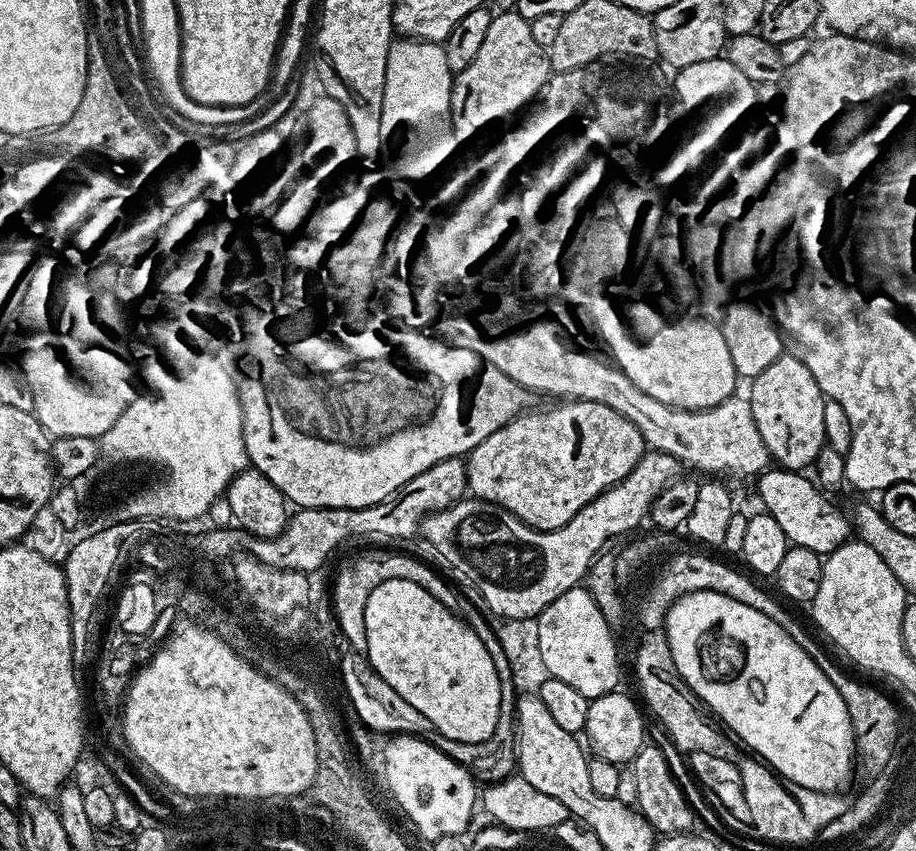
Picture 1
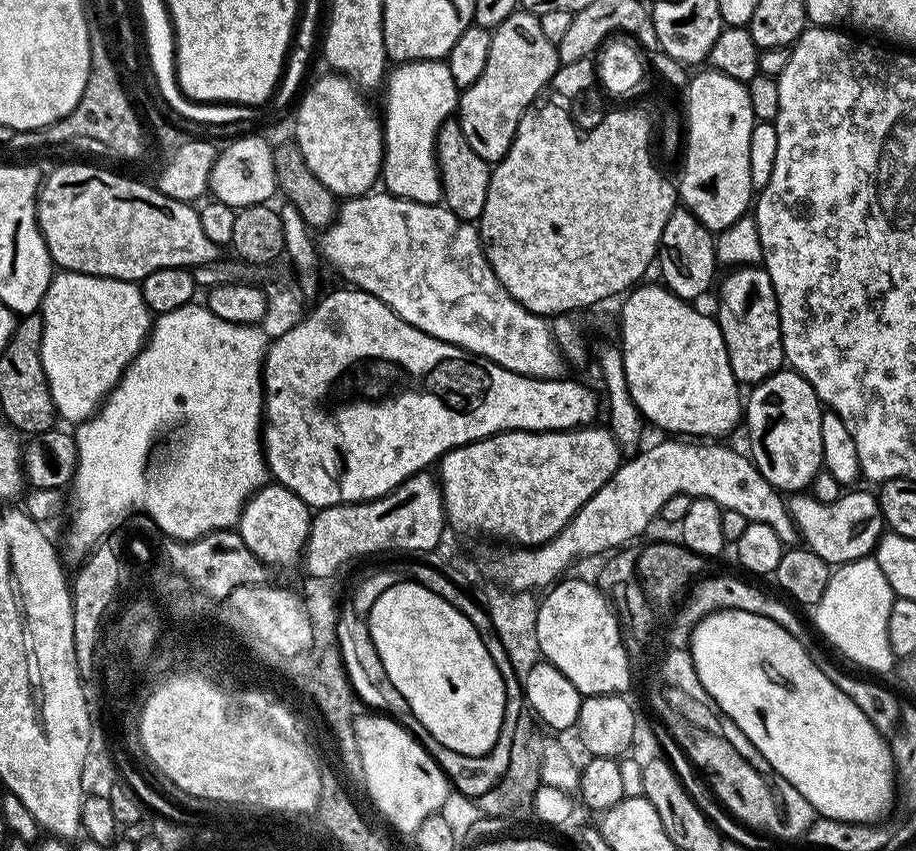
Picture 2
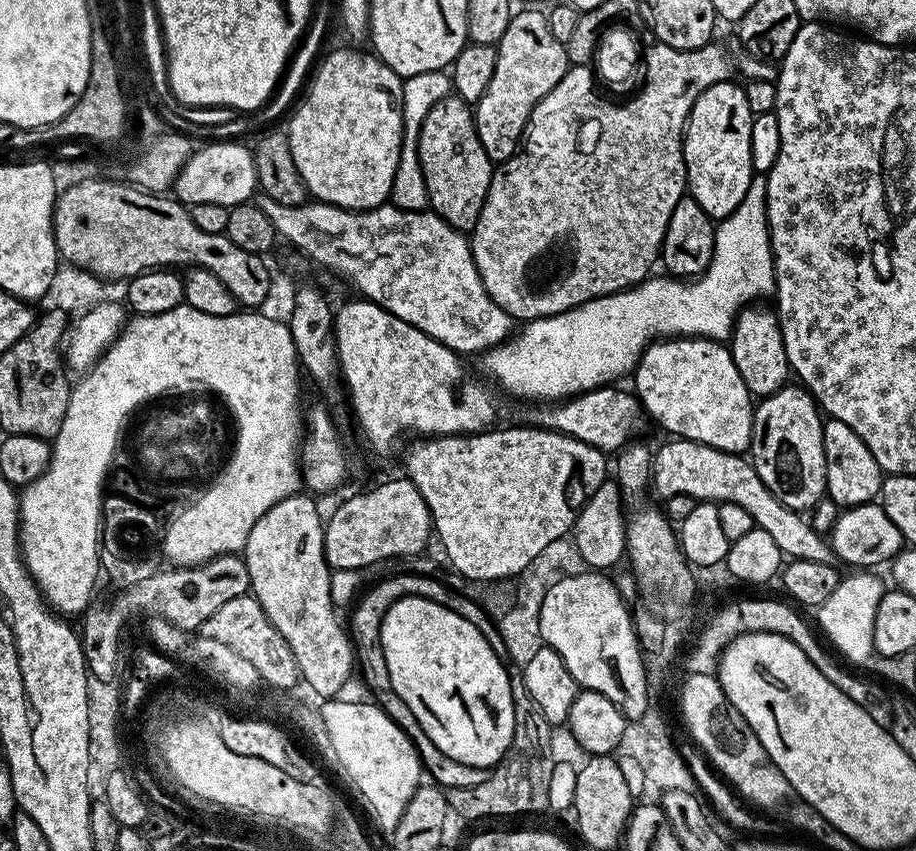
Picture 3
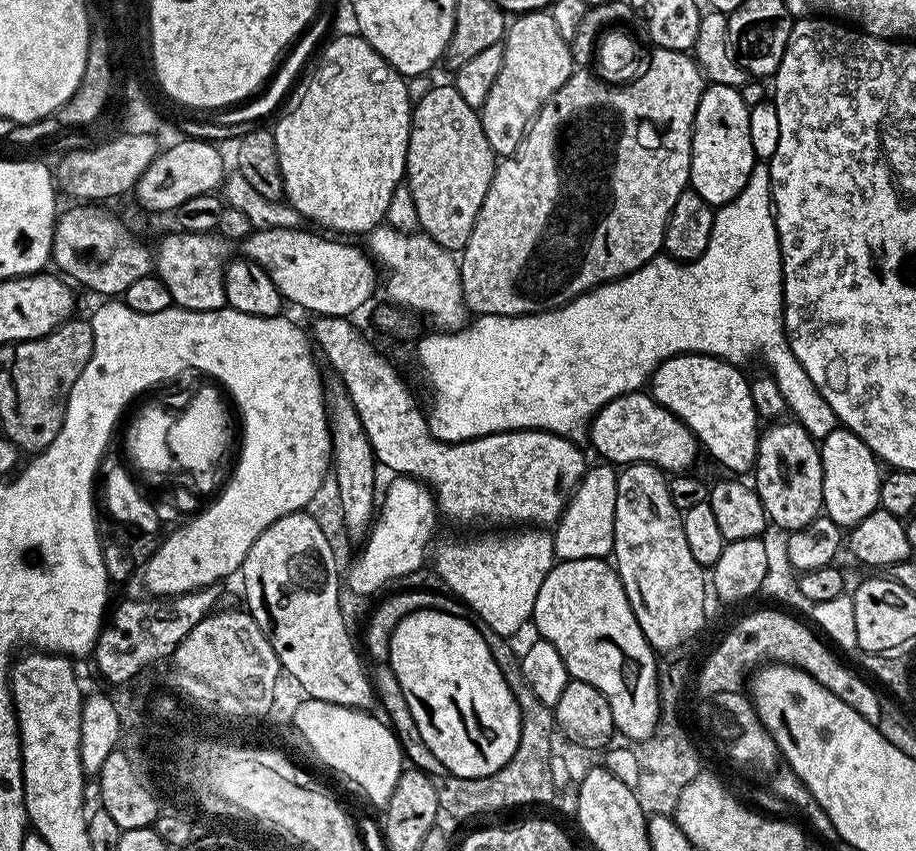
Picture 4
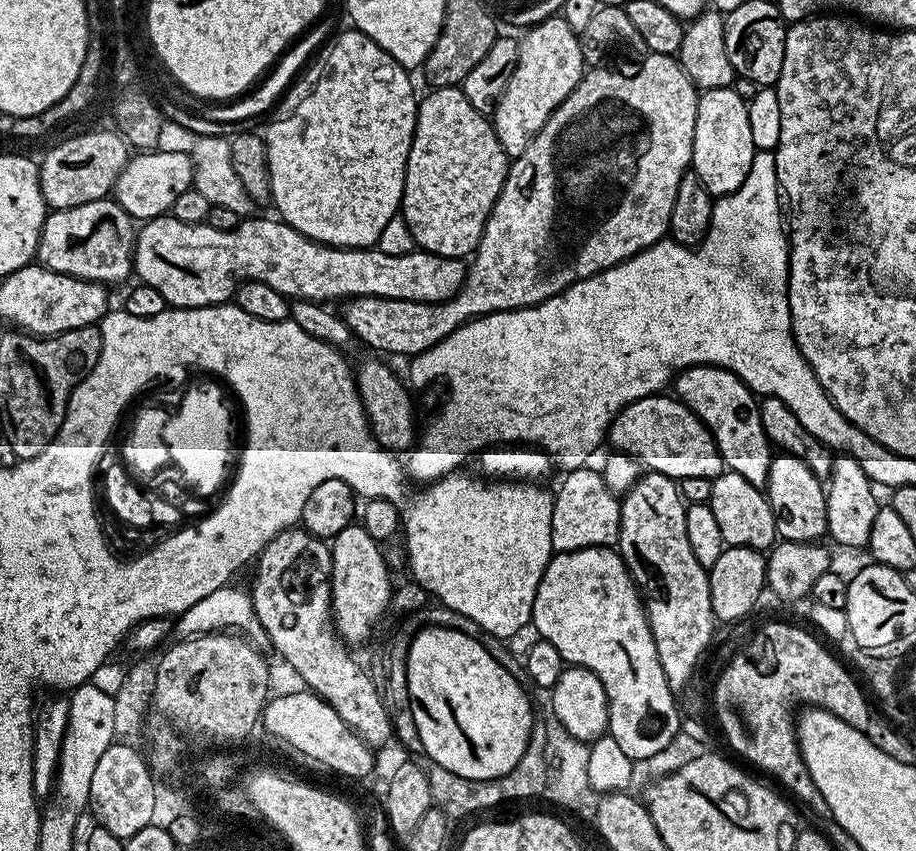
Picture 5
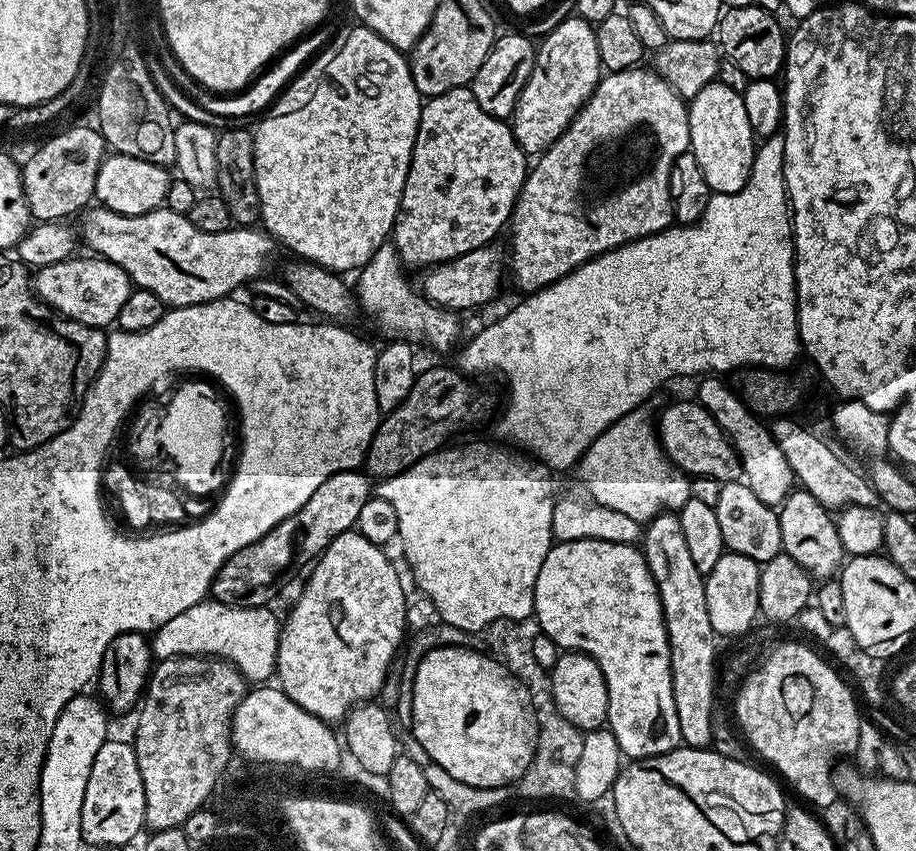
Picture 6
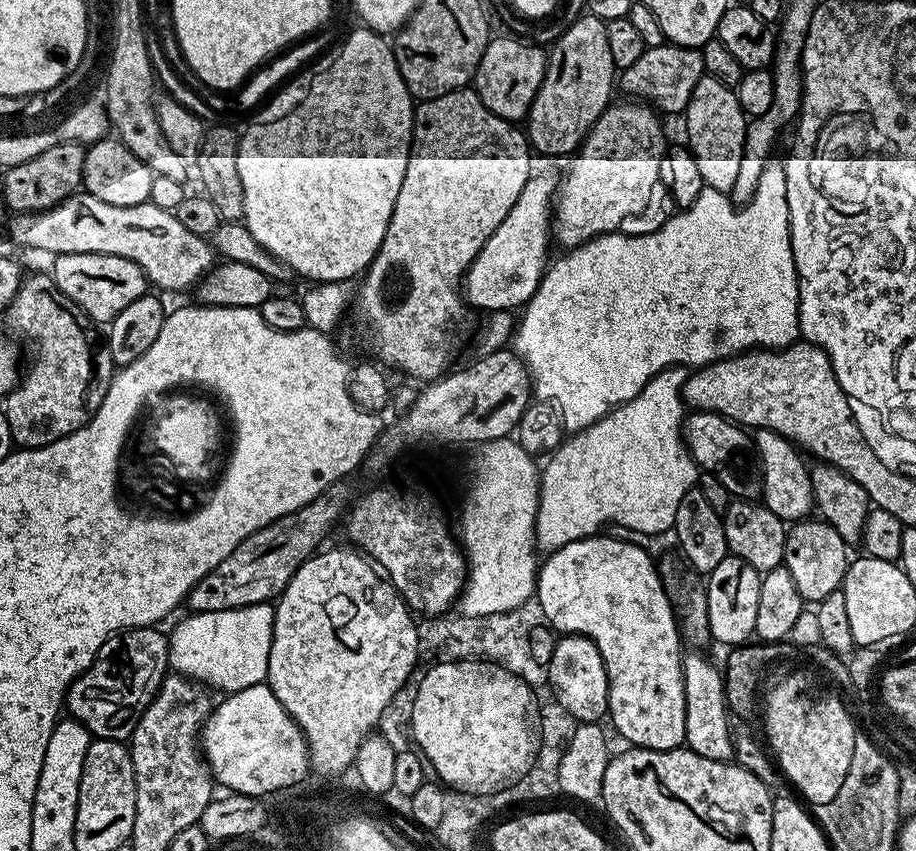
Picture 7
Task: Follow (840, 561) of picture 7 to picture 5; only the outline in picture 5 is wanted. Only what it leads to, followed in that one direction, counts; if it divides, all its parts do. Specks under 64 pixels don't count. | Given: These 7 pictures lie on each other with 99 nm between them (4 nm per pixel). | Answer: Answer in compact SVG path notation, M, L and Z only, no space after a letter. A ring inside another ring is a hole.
M791 454L773 455L768 471L766 495L770 510L774 510L774 526L780 540L790 542L820 542L828 536L826 518L826 488L820 479L802 462L802 458Z

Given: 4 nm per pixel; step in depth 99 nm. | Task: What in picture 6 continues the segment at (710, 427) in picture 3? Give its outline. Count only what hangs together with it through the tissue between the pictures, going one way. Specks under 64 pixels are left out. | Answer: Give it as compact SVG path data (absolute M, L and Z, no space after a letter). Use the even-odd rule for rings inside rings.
M708 376L699 381L699 404L717 420L718 426L727 433L729 442L736 448L743 479L750 490L754 490L761 502L778 506L794 491L797 483L796 476L790 470L790 462L786 462L786 454L778 450L778 442L774 442L769 425L748 407L738 395L737 389L735 392L734 389L727 388L721 380L723 379L718 376Z

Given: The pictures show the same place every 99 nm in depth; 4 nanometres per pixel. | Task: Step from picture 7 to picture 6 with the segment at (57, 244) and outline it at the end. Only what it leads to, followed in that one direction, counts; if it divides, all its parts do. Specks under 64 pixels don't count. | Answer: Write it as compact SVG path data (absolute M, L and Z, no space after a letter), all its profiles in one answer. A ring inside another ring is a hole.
M92 206L79 217L79 235L89 244L97 257L114 262L126 270L133 285L142 291L149 291L169 309L189 308L195 304L208 304L211 300L222 300L233 295L235 288L255 281L265 275L264 267L272 256L274 241L267 232L256 226L233 226L222 234L206 234L198 230L183 212L172 212L166 206L155 208L152 212L127 216L110 211L103 206Z

